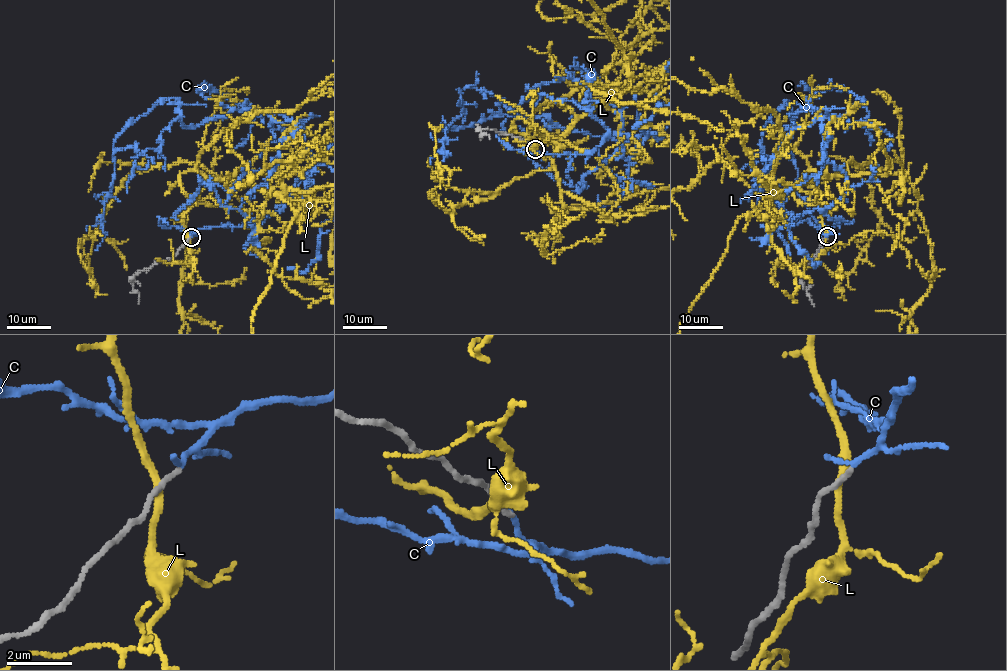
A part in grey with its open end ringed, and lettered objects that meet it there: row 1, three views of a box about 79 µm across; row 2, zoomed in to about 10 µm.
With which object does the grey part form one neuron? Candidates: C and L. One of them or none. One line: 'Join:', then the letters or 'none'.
Join: C

